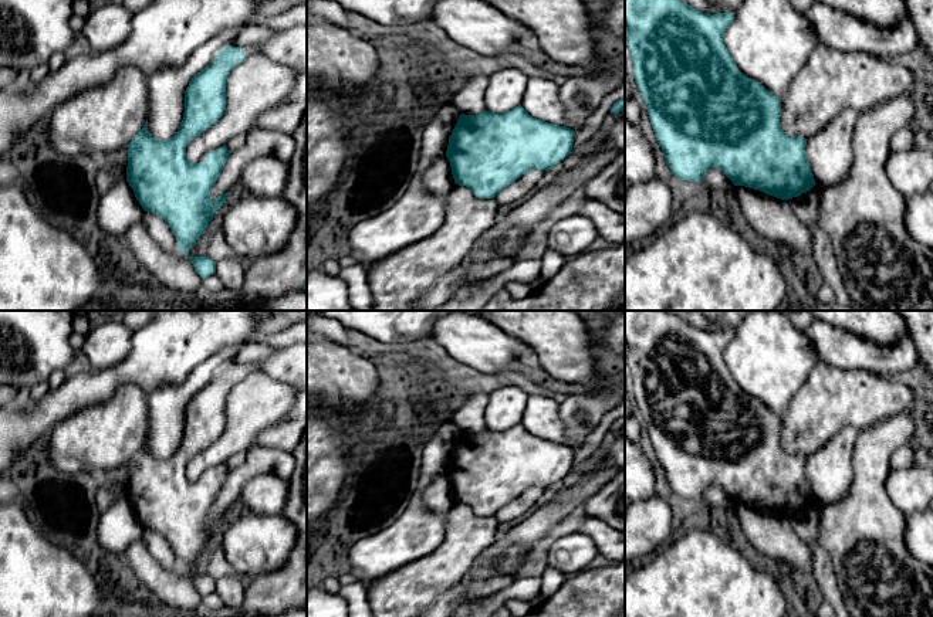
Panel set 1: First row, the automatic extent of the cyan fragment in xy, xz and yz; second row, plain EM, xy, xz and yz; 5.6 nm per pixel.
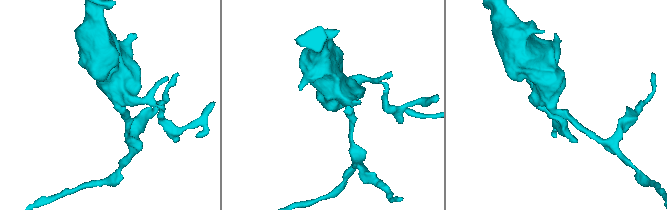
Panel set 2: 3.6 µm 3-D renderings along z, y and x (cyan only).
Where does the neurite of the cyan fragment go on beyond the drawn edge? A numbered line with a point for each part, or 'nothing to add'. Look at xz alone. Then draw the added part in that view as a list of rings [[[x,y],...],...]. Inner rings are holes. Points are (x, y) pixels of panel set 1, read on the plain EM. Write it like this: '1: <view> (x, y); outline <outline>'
1: xz (418, 532); outline [[[435,433],[423,445],[420,479],[405,512],[392,525],[351,545],[348,550],[349,573],[352,573],[356,582],[365,589],[375,580],[385,577],[389,572],[430,555],[443,542],[446,512],[429,509],[423,504],[422,494],[435,477],[446,472],[447,462],[449,452],[446,451],[443,440]]]

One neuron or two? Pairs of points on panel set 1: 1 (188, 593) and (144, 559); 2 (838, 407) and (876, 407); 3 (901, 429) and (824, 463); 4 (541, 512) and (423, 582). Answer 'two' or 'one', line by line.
1: one
2: one
3: two
4: two

